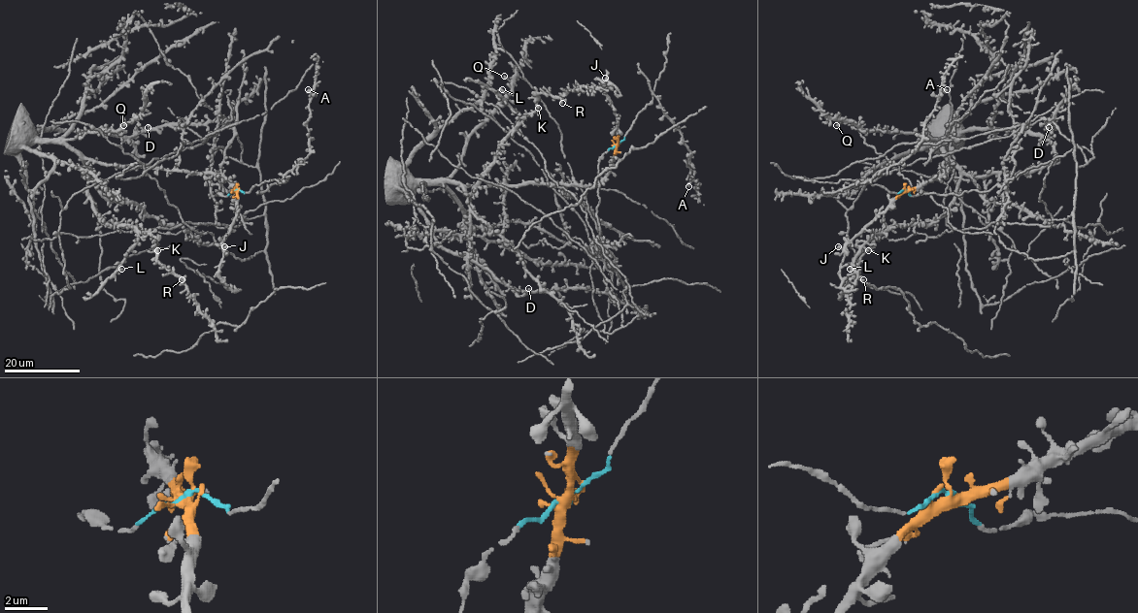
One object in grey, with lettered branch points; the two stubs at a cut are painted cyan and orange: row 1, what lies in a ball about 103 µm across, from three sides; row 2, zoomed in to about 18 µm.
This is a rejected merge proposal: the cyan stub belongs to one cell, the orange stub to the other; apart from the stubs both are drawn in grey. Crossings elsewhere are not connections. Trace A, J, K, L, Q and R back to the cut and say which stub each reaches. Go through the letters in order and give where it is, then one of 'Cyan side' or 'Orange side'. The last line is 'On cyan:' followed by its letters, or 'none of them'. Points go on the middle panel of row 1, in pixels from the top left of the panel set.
A: Place: (688, 186). Cyan side
J: Place: (605, 78). Orange side
K: Place: (538, 108). Orange side
L: Place: (502, 89). Orange side
Q: Place: (504, 76). Orange side
R: Place: (562, 103). Orange side
On cyan: A

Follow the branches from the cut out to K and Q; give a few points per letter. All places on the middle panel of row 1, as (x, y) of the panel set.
K: (617, 144), (608, 173), (592, 185), (467, 186), (468, 200), (500, 144), (537, 109), (537, 104), (539, 109)
Q: (617, 144), (608, 173), (592, 185), (451, 183), (446, 178), (458, 164), (466, 139), (510, 90), (504, 76)

